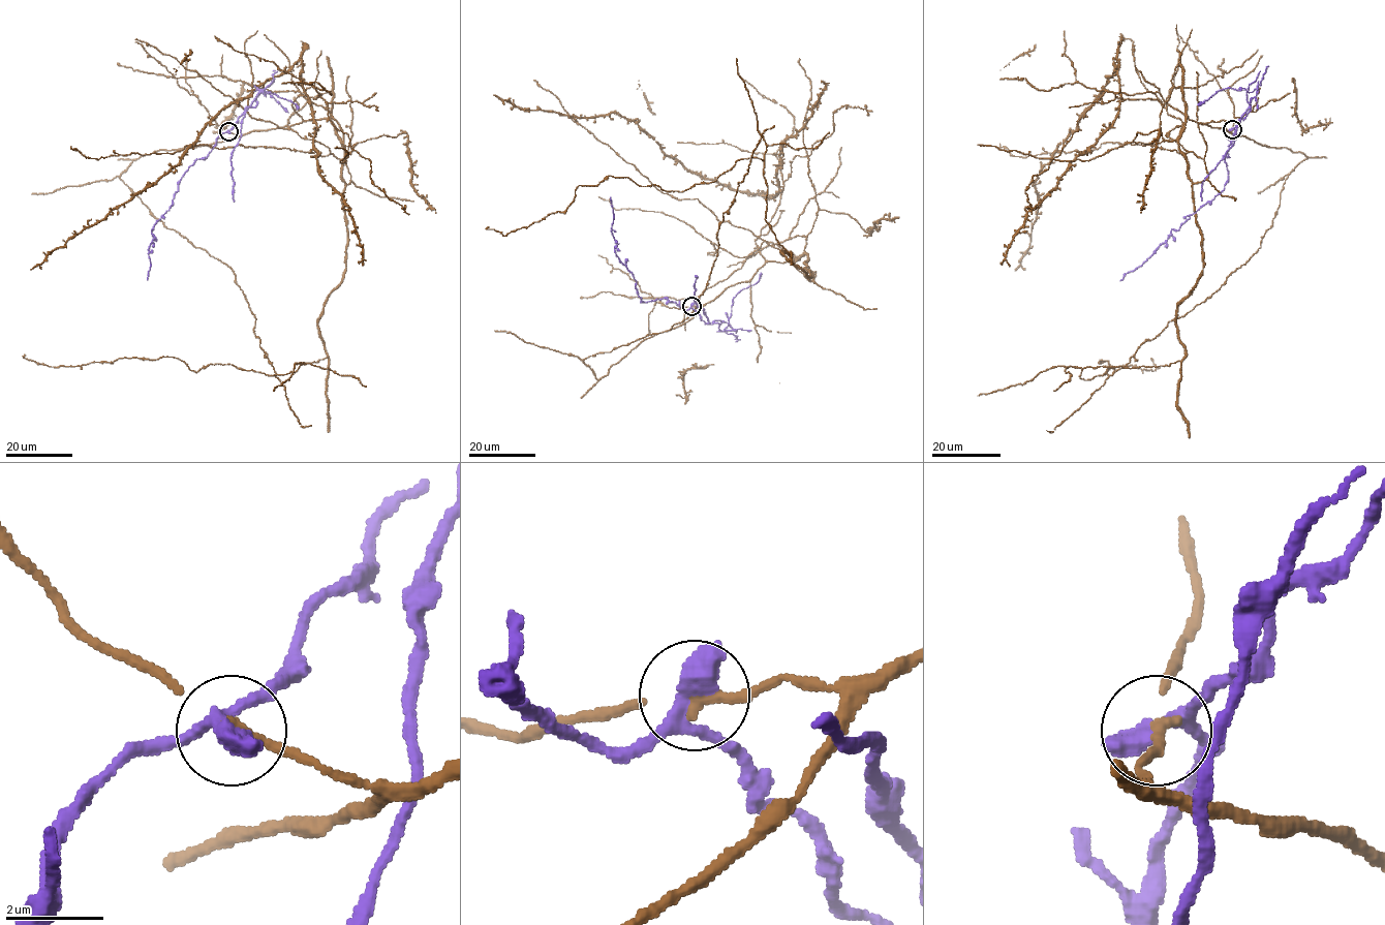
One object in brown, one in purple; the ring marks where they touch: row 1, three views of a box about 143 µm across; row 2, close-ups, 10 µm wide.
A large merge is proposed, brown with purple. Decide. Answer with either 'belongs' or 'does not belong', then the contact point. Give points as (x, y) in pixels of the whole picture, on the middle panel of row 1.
does not belong; at (691, 306)

